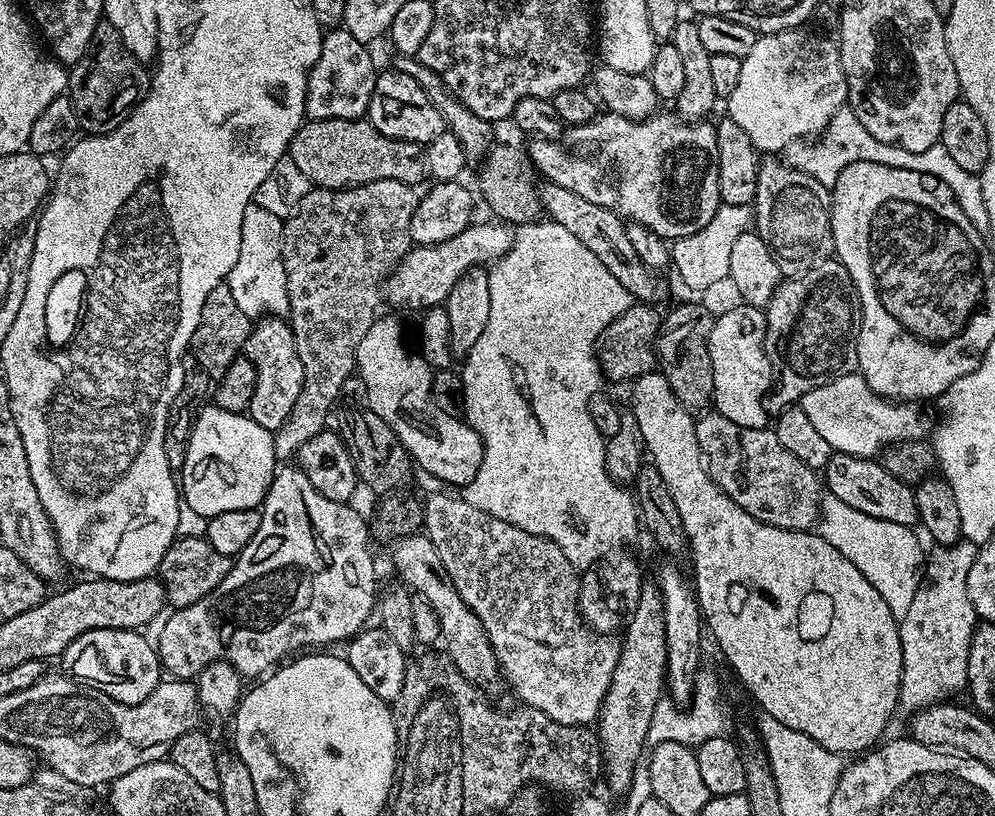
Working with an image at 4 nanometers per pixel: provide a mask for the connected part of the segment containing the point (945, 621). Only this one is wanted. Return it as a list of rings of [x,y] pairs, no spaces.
[[[969,540],[947,546],[933,547],[922,568],[920,585],[914,594],[914,602],[910,602],[910,610],[906,610],[906,618],[899,620],[900,641],[902,642],[902,678],[900,679],[899,715],[911,717],[912,713],[932,704],[947,701],[955,692],[963,693],[968,686],[968,659],[970,658],[970,642],[978,623],[974,606],[970,602],[970,594],[966,586],[966,578],[970,574],[970,566],[974,566],[977,545]]]

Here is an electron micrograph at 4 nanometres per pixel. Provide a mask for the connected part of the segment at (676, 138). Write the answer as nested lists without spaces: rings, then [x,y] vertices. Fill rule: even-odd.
[[[660,110],[645,120],[631,120],[605,111],[582,126],[568,128],[559,138],[529,139],[526,151],[532,167],[547,183],[566,186],[566,190],[574,190],[574,194],[586,198],[586,202],[606,206],[625,221],[641,224],[664,240],[675,242],[702,230],[721,206],[718,142],[715,123],[681,120],[668,112]]]

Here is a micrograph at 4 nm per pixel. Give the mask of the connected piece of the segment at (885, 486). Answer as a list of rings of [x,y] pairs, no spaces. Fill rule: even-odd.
[[[833,452],[830,462],[822,469],[822,480],[831,496],[846,502],[846,506],[854,506],[854,510],[862,510],[862,514],[870,514],[870,518],[909,526],[920,519],[913,485],[890,474],[879,459]]]

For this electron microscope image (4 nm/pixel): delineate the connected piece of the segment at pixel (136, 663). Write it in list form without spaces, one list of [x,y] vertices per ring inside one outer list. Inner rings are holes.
[[[131,628],[122,630],[90,630],[64,651],[62,657],[63,671],[68,679],[75,680],[79,687],[109,696],[123,704],[137,704],[160,684],[162,665],[159,651],[139,631]]]

